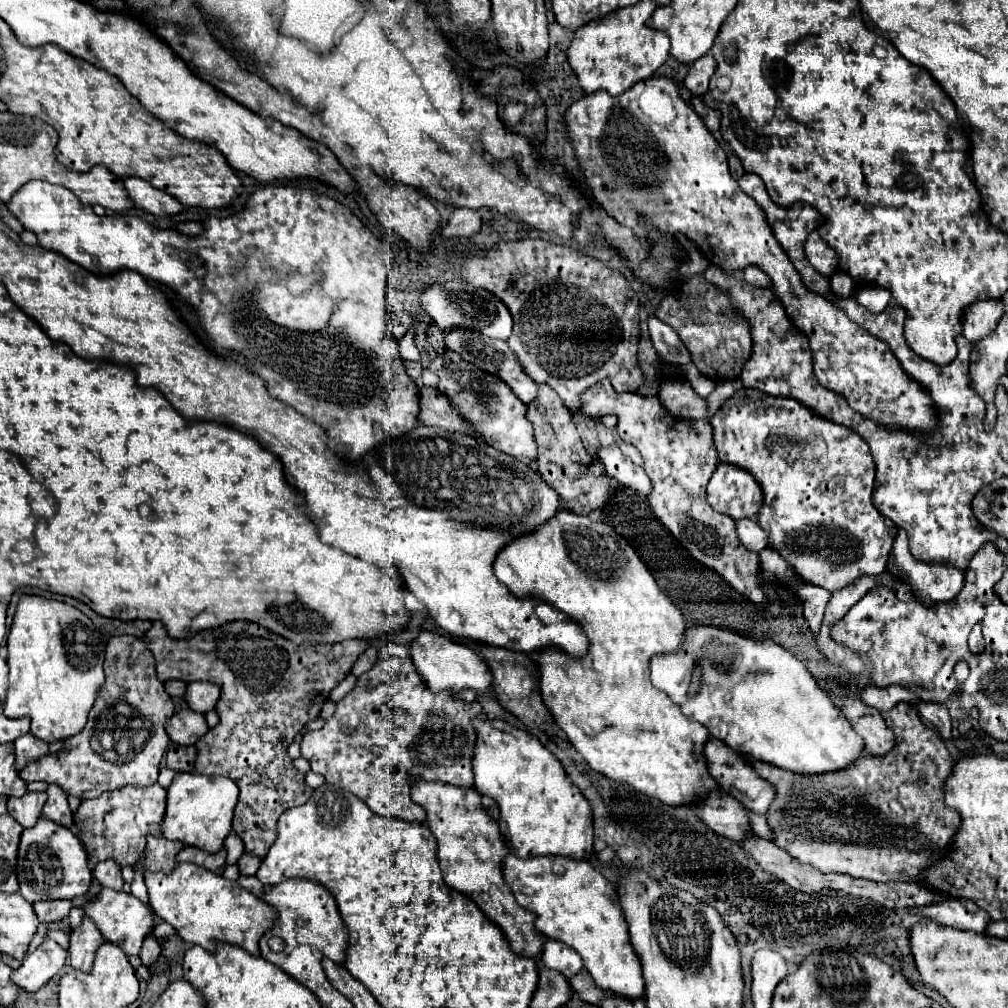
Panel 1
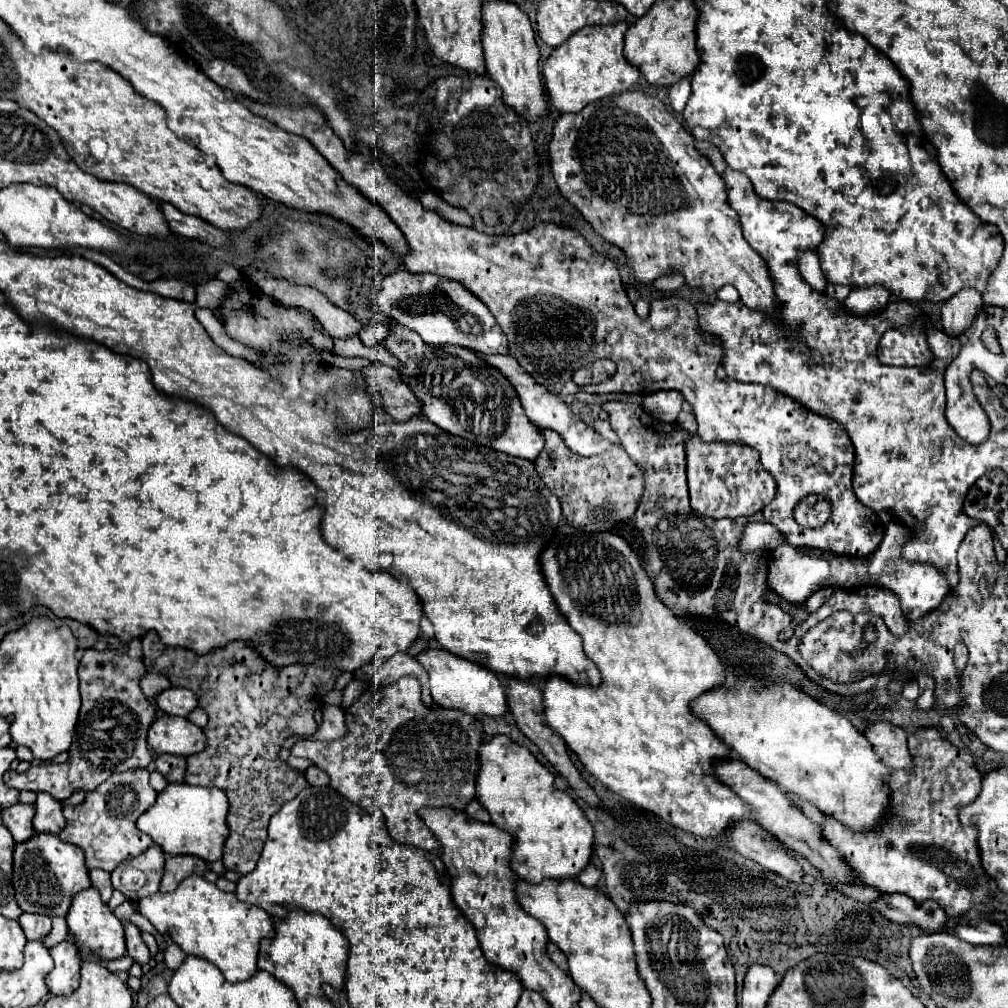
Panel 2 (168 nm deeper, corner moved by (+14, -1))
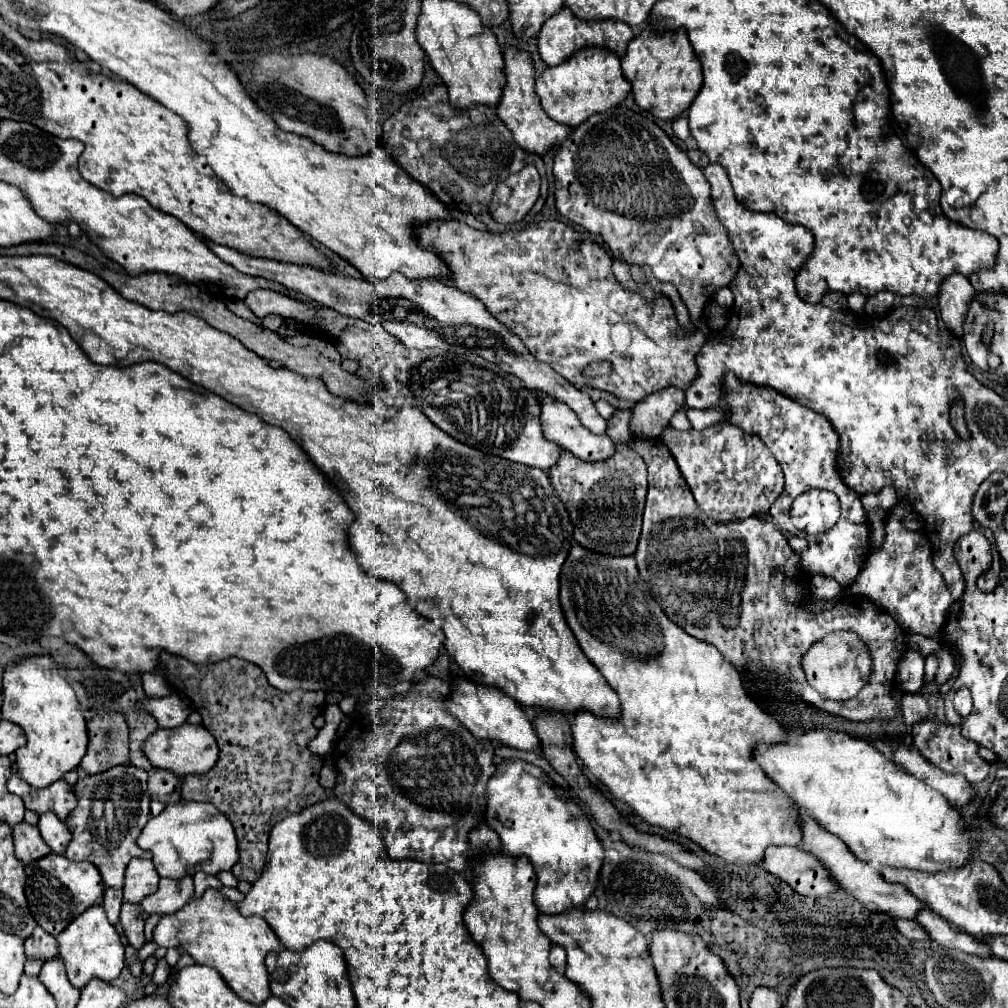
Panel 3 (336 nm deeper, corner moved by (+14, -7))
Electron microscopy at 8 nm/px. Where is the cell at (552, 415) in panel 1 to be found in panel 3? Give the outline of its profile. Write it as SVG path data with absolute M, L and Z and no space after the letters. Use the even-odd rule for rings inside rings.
M618 444L614 456L602 462L576 460L576 456L562 450L560 460L550 468L550 480L570 514L574 540L586 548L598 548L598 552L604 554L632 556L636 552L642 528L646 474L644 460L624 444Z

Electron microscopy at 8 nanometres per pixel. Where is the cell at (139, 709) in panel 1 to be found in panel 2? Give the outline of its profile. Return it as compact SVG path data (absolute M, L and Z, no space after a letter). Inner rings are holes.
M86 650L78 676L82 708L76 726L76 736L70 746L70 760L66 764L40 764L19 773L9 769L4 774L6 786L16 790L48 792L58 802L70 798L76 790L90 792L102 784L110 772L124 772L128 768L146 768L150 764L150 750L146 732L154 720L156 708L146 700L140 690L140 678L146 668L142 660L130 658L128 654L116 654L112 650Z

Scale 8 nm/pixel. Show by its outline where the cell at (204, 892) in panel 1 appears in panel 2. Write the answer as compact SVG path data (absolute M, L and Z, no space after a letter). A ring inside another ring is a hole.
M188 876L170 894L152 894L138 902L138 912L162 934L170 936L186 954L216 964L228 982L244 982L258 972L258 948L262 938L274 936L272 918L254 904L240 902L234 894L222 892L202 876Z

